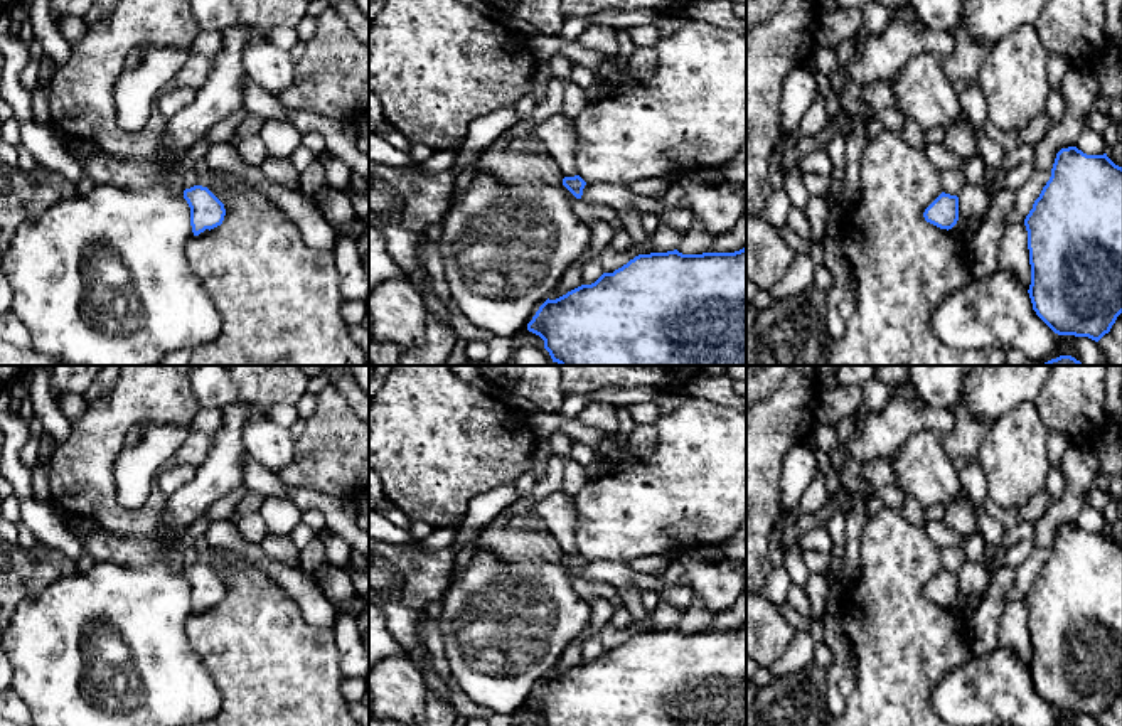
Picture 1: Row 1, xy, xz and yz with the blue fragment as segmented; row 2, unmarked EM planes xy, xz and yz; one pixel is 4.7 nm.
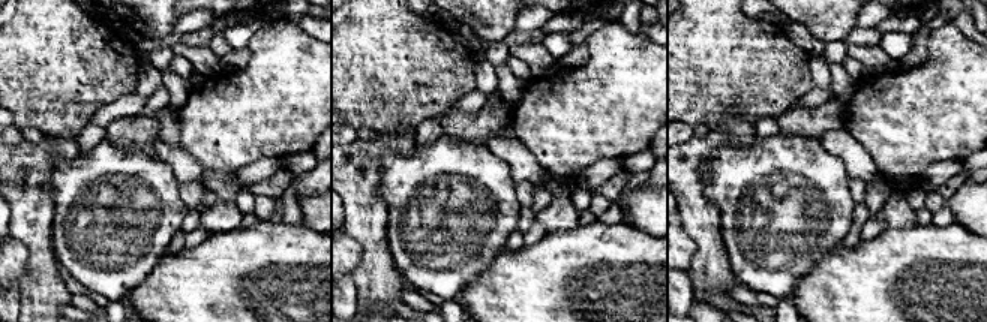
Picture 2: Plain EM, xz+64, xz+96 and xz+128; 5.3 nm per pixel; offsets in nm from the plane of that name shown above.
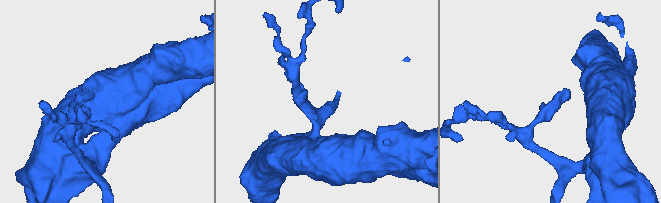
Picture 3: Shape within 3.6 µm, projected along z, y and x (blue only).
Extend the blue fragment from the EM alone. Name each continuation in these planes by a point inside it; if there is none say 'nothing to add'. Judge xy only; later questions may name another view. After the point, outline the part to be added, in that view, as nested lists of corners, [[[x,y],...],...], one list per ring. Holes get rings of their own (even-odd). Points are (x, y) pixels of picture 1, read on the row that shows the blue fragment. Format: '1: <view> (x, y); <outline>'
nothing to add

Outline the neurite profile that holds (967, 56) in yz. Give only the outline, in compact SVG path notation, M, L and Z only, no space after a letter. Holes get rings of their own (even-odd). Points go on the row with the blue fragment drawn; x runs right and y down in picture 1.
M960 20L954 27L952 35L955 40L954 52L942 59L942 71L945 77L952 84L959 79L977 77L979 69L992 45L986 40L974 39Z

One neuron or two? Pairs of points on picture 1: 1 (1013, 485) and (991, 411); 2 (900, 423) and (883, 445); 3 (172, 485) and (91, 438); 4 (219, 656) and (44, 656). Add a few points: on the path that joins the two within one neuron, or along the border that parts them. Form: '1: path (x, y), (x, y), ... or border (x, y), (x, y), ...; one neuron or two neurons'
1: border (1030, 401), (1021, 401), (993, 423); two neurons
2: path (895, 428), (883, 440); one neuron
3: border (157, 485), (165, 497); two neurons
4: border (189, 617), (186, 622), (186, 639), (218, 691); two neurons

